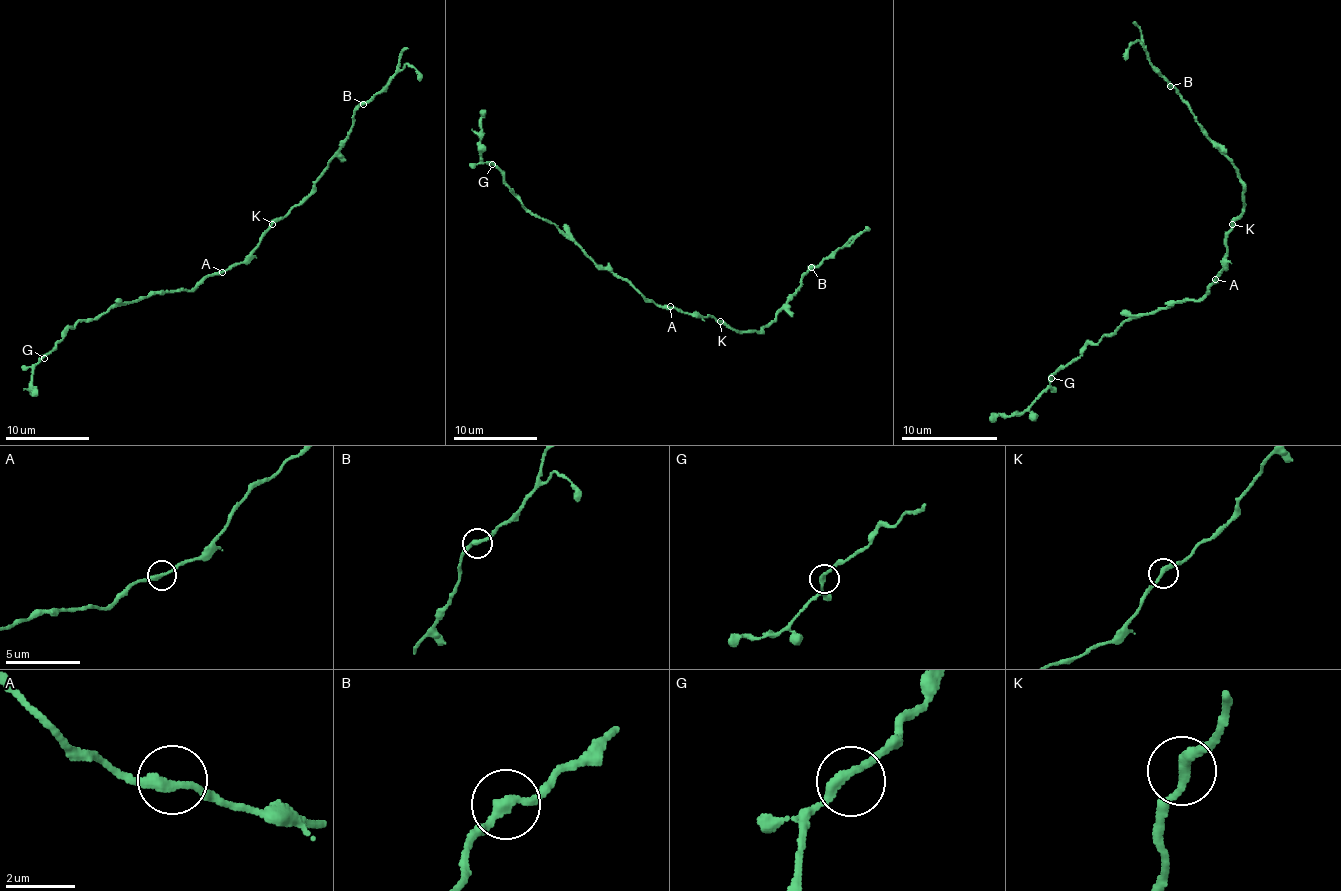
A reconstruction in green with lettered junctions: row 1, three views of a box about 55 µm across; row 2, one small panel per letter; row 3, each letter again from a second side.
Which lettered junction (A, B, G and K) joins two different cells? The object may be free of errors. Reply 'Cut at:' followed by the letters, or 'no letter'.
Cut at: no letter

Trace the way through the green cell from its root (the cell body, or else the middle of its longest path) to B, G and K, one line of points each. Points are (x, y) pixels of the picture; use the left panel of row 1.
B: (226, 270), (241, 263), (258, 245), (262, 234), (308, 196), (329, 159), (346, 140), (354, 111), (362, 104)
G: (226, 270), (207, 274), (189, 291), (153, 291), (147, 297), (115, 303), (105, 314), (80, 320), (44, 358)
K: (226, 270), (241, 263), (272, 224)

